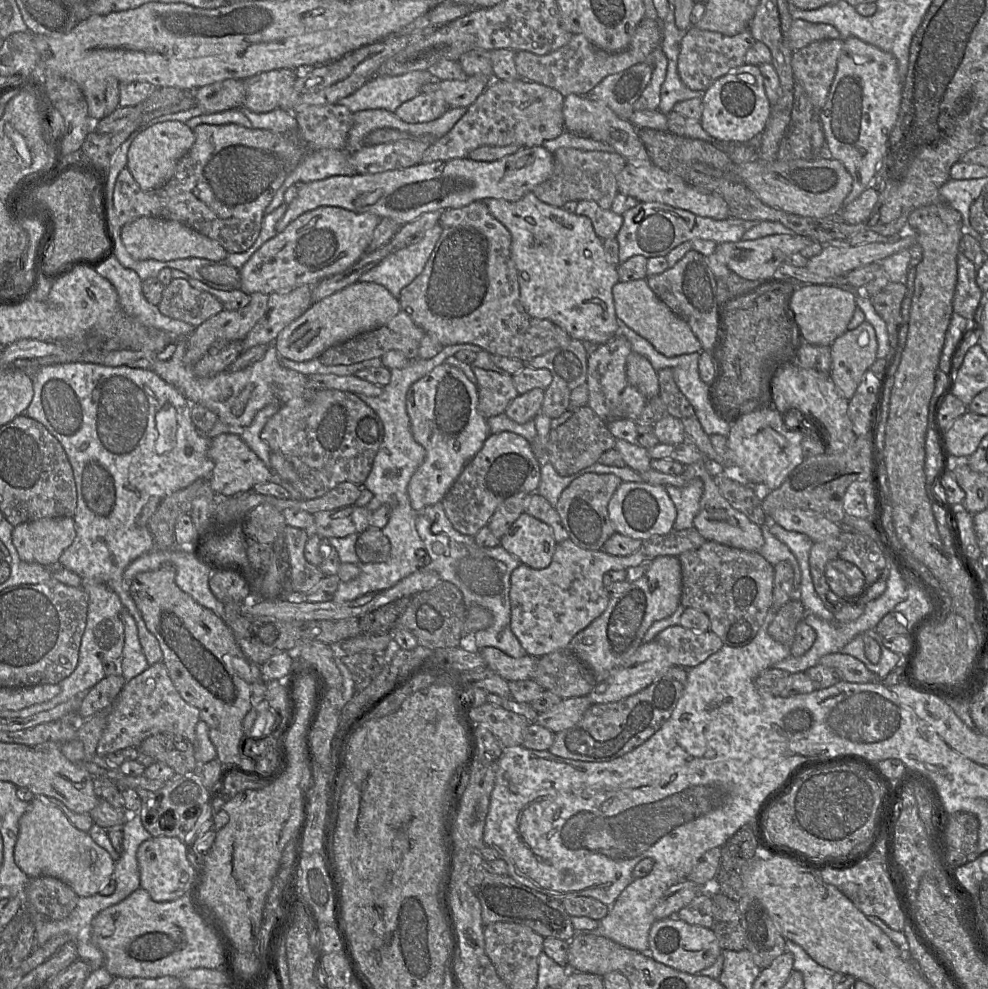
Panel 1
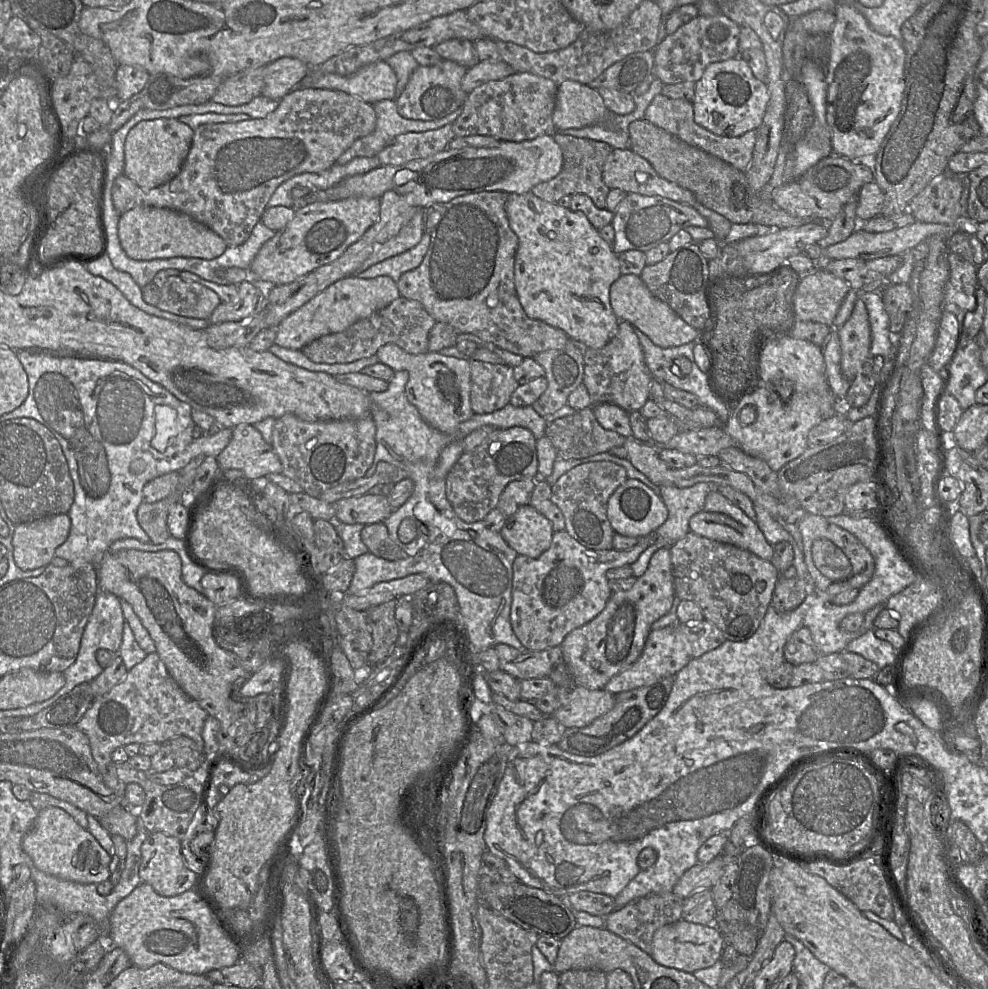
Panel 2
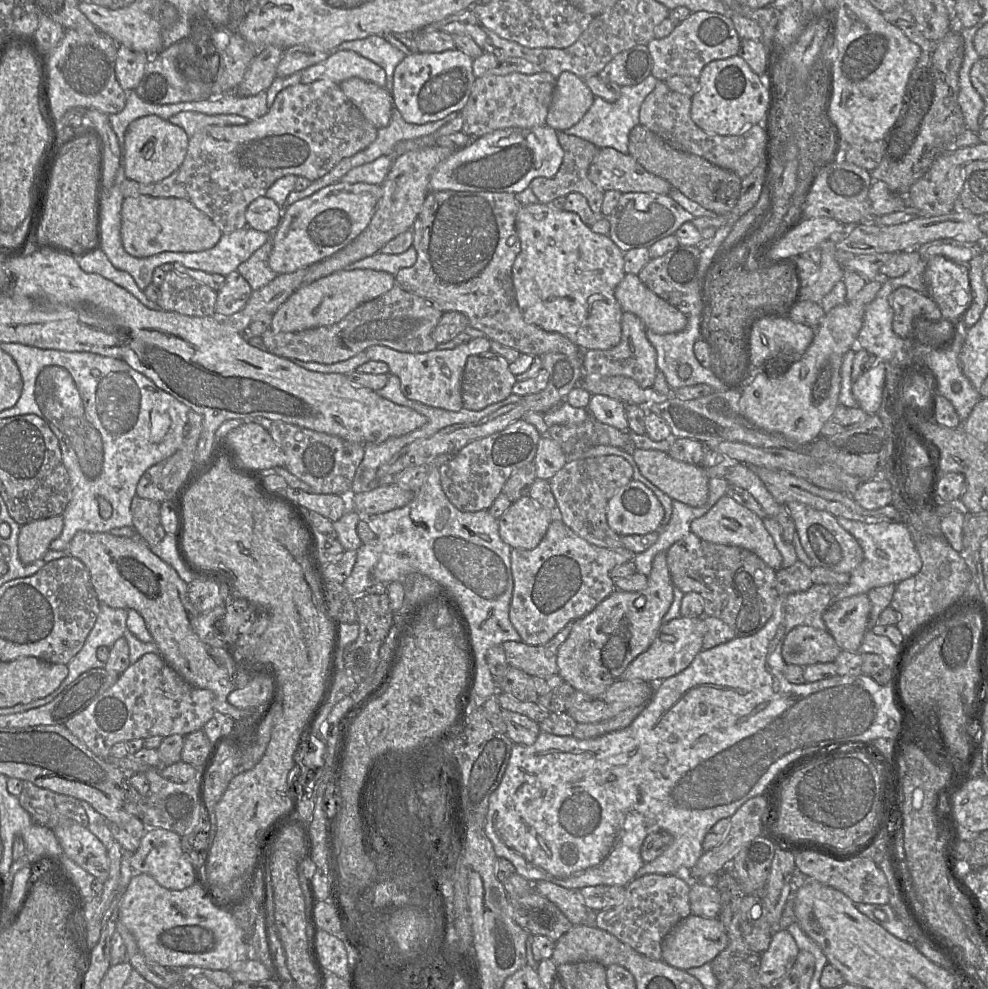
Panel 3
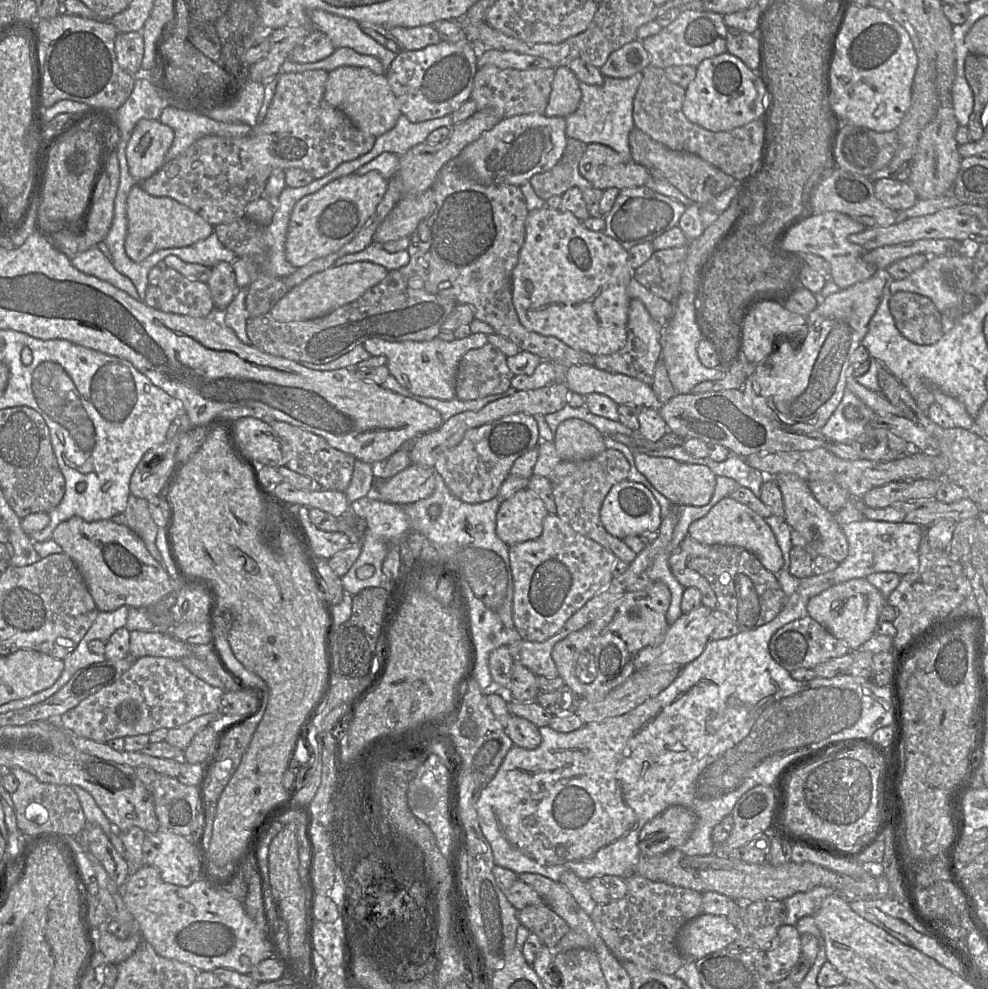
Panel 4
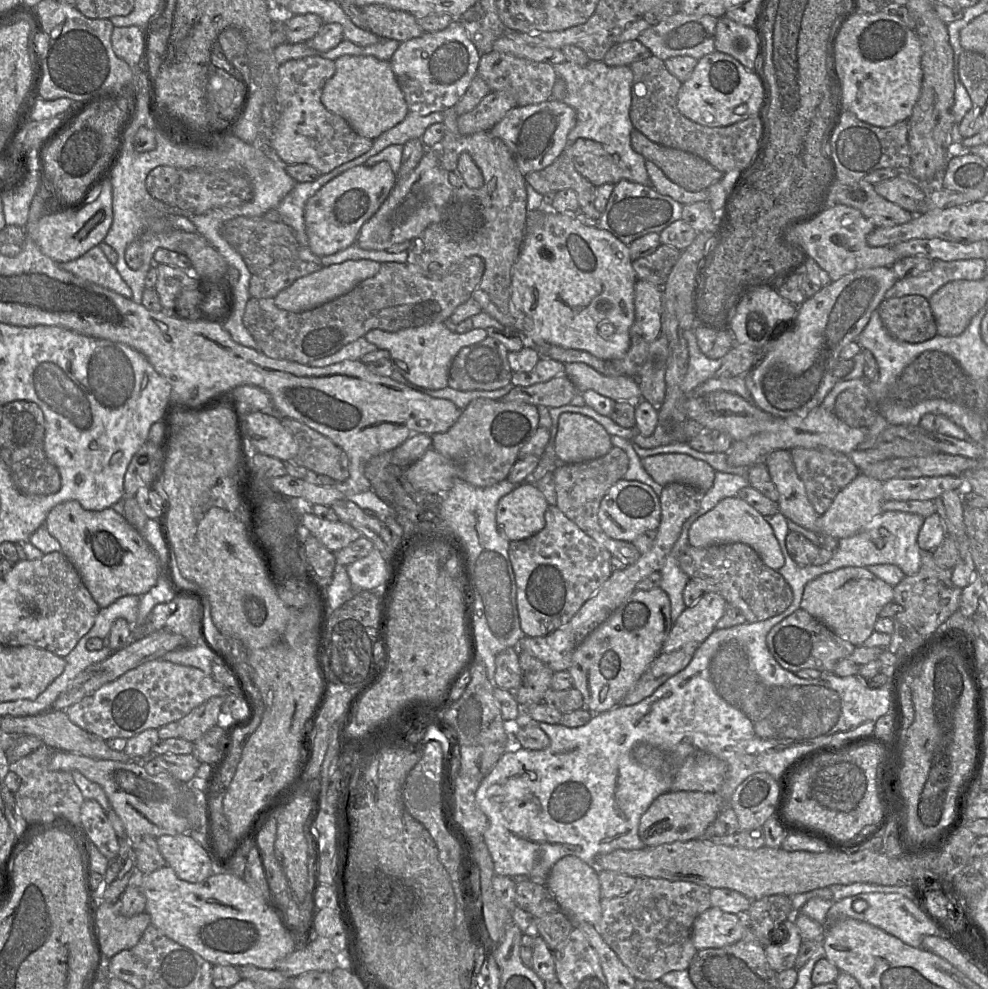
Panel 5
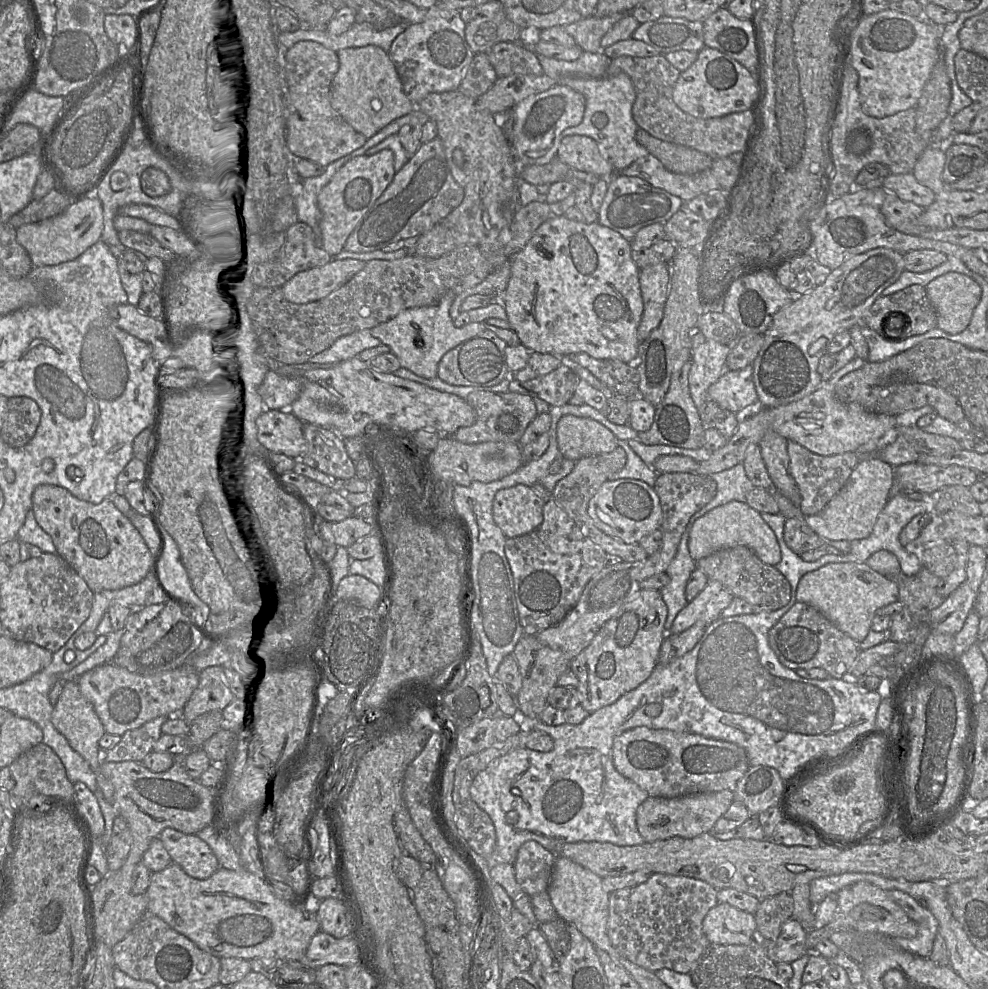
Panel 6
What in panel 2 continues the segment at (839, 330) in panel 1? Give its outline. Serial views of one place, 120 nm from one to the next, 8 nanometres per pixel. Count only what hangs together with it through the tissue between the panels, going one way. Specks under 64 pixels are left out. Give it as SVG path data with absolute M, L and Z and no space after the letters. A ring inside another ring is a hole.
M823 269L802 275L793 297L797 320L833 327L837 312L851 289L849 284Z

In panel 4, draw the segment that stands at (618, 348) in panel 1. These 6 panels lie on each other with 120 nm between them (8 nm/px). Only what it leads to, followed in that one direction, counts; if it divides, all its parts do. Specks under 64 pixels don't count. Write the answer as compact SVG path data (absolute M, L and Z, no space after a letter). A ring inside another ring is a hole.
M631 299L628 309L627 342L625 346L609 355L595 355L593 366L610 373L624 374L651 385L655 366L661 359L660 335L661 324L651 317L639 299Z

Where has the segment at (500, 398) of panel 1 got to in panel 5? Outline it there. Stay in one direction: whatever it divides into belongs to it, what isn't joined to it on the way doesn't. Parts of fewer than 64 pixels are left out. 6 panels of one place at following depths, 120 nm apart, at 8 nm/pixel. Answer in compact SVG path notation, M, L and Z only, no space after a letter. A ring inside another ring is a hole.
M489 336L476 344L463 347L452 361L448 386L459 391L492 391L505 387L511 382L513 375L508 352L501 342Z

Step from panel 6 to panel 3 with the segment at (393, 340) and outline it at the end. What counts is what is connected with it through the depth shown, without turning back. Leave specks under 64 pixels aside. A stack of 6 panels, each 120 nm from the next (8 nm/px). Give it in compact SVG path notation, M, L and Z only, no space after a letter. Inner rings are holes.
M483 336L473 338L453 349L436 348L425 353L399 352L382 345L370 346L365 352L370 360L388 365L389 373L400 379L400 389L406 398L435 408L459 411L463 408L461 378L467 358L487 352L490 347L491 340Z

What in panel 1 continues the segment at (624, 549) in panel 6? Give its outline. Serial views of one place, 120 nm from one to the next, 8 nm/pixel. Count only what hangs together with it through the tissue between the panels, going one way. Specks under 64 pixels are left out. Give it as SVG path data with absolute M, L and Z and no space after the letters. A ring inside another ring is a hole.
M585 473L566 487L557 502L556 510L568 536L585 550L602 550L602 546L614 533L608 514L608 503L622 480L614 474Z

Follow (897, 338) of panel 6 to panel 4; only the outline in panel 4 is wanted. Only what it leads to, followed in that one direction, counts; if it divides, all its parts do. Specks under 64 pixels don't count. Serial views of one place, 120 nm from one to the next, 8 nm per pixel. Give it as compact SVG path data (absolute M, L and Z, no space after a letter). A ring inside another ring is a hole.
M898 291L890 298L889 309L898 331L915 344L934 344L945 332L945 317L926 296Z

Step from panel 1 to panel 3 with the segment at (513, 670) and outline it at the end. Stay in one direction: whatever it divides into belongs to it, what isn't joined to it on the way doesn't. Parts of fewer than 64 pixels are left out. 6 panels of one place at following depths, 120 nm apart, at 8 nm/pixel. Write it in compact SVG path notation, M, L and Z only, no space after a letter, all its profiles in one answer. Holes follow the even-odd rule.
M570 621L546 644L533 646L522 641L502 643L510 667L522 670L529 676L552 676L558 674L557 652L569 636L575 621Z

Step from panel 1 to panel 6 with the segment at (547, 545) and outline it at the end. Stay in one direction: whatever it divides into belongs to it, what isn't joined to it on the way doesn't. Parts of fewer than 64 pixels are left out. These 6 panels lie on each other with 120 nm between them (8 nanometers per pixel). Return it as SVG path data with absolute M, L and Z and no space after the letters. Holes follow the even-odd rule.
M529 486L503 488L493 499L493 518L506 538L521 536L542 523L545 503Z

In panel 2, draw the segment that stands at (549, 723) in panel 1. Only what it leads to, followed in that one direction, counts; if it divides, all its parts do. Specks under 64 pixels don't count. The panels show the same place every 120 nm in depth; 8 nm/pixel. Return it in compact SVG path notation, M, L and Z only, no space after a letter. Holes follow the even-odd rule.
M574 686L565 703L552 716L566 728L584 727L610 711L615 704L615 695L601 690Z

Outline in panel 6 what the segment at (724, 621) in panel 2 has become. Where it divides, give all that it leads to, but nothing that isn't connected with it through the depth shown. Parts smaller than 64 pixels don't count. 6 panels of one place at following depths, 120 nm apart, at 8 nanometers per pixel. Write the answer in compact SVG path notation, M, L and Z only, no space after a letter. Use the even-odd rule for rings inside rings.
M734 546L715 551L696 561L696 567L703 571L709 580L719 581L734 597L742 598L754 607L754 612L774 611L787 605L791 598L791 586L785 576L775 566L765 564L746 546Z

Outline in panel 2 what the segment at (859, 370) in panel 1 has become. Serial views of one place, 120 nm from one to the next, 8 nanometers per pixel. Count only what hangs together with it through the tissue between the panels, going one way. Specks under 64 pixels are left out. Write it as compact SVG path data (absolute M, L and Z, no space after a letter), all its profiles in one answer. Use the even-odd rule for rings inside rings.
M857 299L851 316L837 329L840 340L840 368L843 376L852 381L862 365L873 357L870 354L871 329L864 302Z

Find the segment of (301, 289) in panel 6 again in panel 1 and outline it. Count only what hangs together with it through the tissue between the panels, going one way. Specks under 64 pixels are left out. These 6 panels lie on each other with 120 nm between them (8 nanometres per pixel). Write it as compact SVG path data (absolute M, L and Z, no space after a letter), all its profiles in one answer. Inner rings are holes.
M357 282L313 303L302 316L279 333L274 345L280 357L296 362L308 361L318 358L331 346L386 324L400 310L399 300L382 285Z

